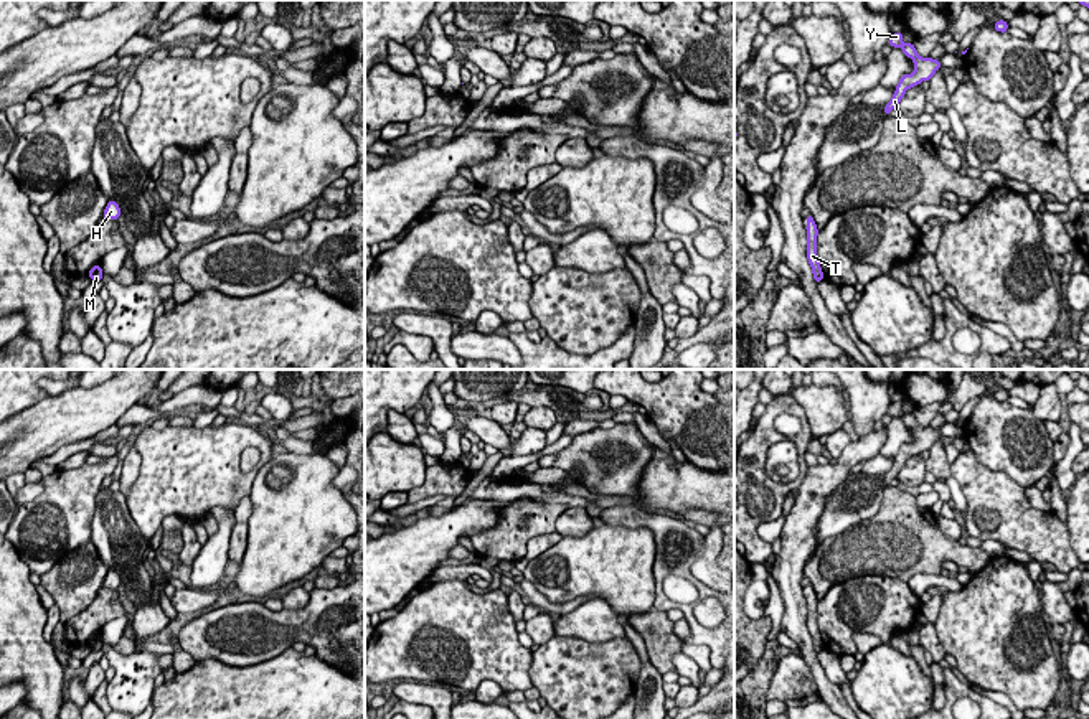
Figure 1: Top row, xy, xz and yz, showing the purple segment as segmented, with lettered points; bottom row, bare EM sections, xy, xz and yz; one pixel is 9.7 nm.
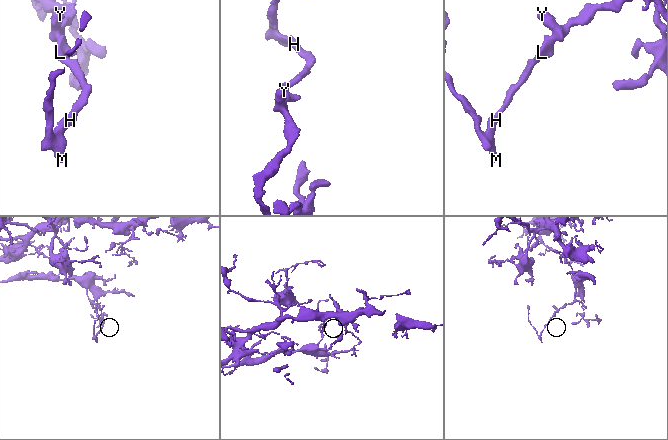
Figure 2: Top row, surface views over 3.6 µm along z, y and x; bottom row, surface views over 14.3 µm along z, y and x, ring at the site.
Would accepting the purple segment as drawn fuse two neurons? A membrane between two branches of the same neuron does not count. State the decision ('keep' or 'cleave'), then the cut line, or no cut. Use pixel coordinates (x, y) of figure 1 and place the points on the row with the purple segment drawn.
keep; no cut

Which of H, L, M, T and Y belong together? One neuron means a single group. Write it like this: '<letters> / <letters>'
H L M T Y

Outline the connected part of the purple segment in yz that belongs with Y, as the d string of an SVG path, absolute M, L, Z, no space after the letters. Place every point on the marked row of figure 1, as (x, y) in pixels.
M893 33L888 41L893 48L901 48L906 58L911 58L914 63L914 71L911 74L903 74L891 101L884 106L884 115L889 115L893 109L898 109L898 104L904 97L906 91L921 84L922 81L931 81L936 71L942 66L940 61L922 58L917 54L914 43L903 43L903 33Z

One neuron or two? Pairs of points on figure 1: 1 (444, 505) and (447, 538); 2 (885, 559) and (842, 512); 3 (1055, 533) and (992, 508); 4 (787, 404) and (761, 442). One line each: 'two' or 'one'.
1: two
2: two
3: one
4: one

